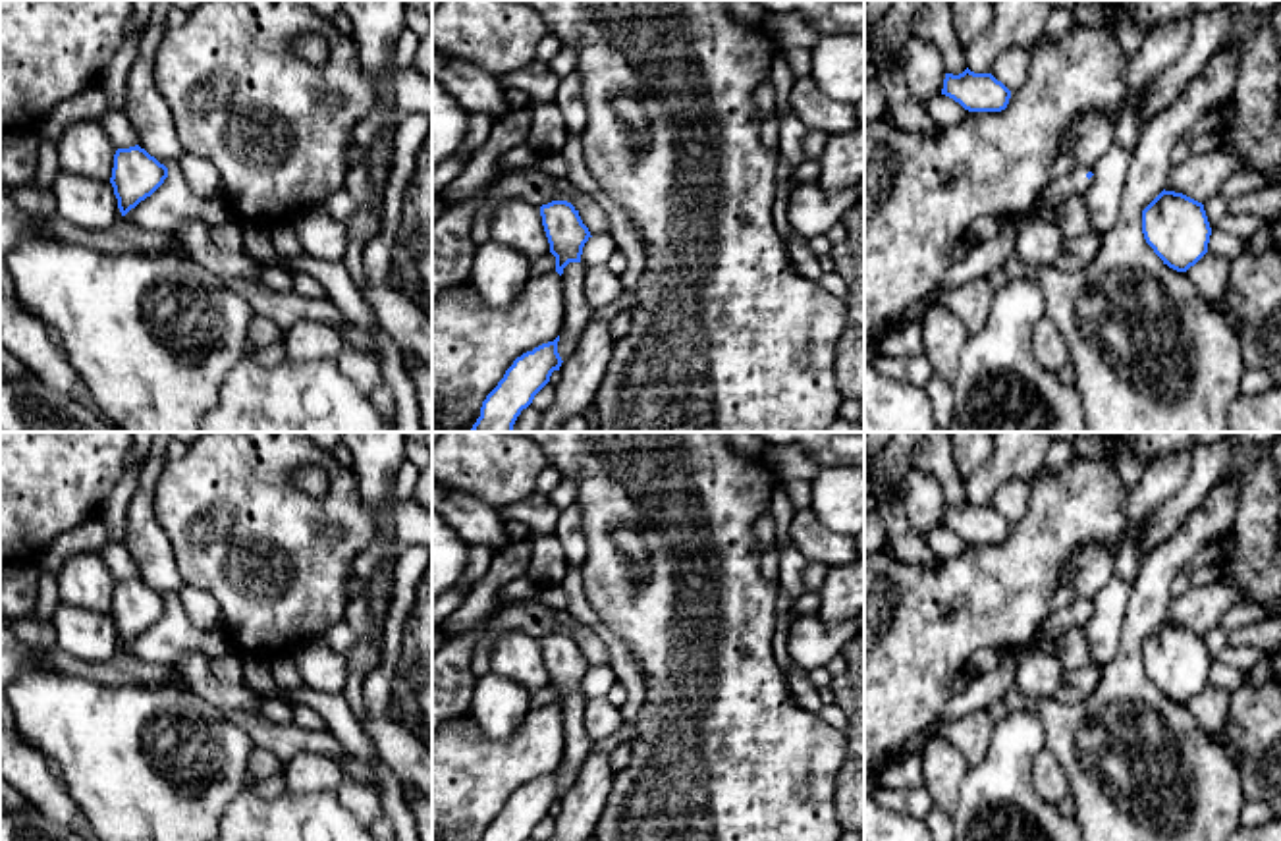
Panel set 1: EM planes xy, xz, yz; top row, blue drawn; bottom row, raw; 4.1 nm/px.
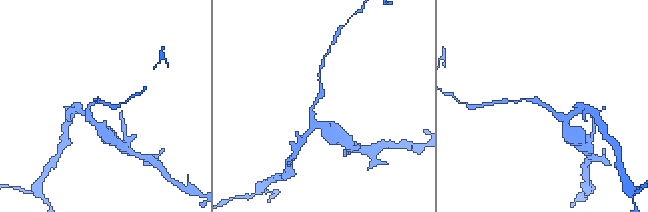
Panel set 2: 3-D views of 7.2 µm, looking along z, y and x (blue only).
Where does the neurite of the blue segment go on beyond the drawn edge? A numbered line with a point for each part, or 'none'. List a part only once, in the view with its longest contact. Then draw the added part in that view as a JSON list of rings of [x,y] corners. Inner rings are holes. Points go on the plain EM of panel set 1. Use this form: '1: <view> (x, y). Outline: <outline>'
1: yz (1058, 622). Outline: [[[1077,600],[1069,608],[1053,610],[1042,621],[1046,642],[1042,644],[1042,642],[1034,640],[1032,646],[1034,648],[1051,648],[1059,635],[1063,635],[1065,631],[1069,631],[1073,627],[1082,629],[1086,619],[1088,619],[1088,610],[1086,610],[1086,604],[1080,600]]]

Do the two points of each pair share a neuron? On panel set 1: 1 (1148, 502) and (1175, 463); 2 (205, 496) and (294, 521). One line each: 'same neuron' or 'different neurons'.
1: same neuron
2: same neuron

